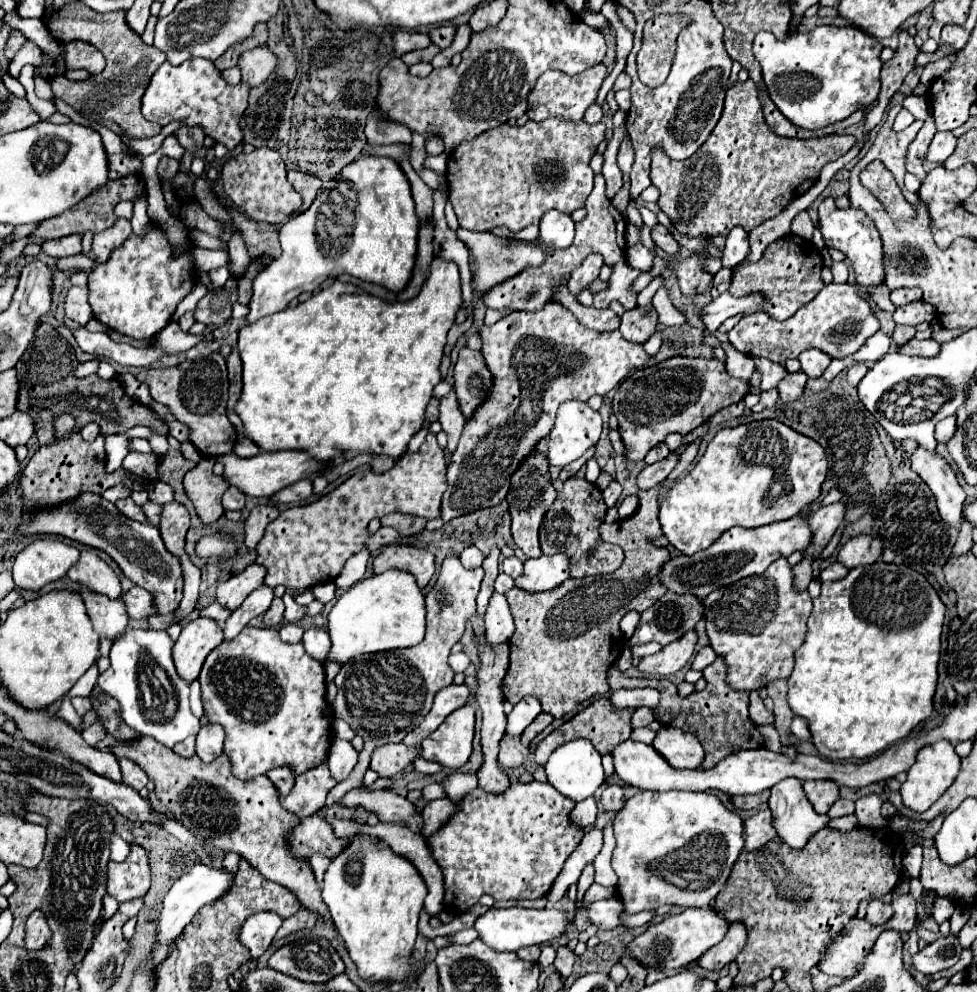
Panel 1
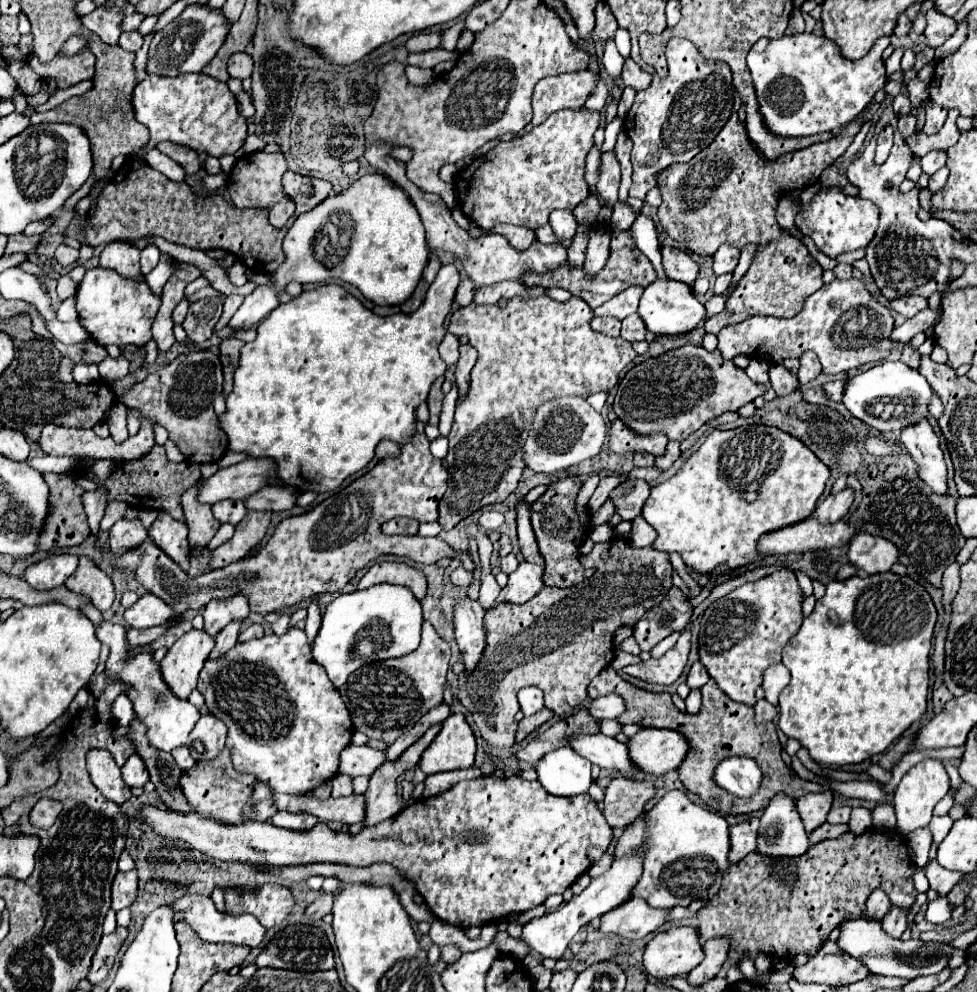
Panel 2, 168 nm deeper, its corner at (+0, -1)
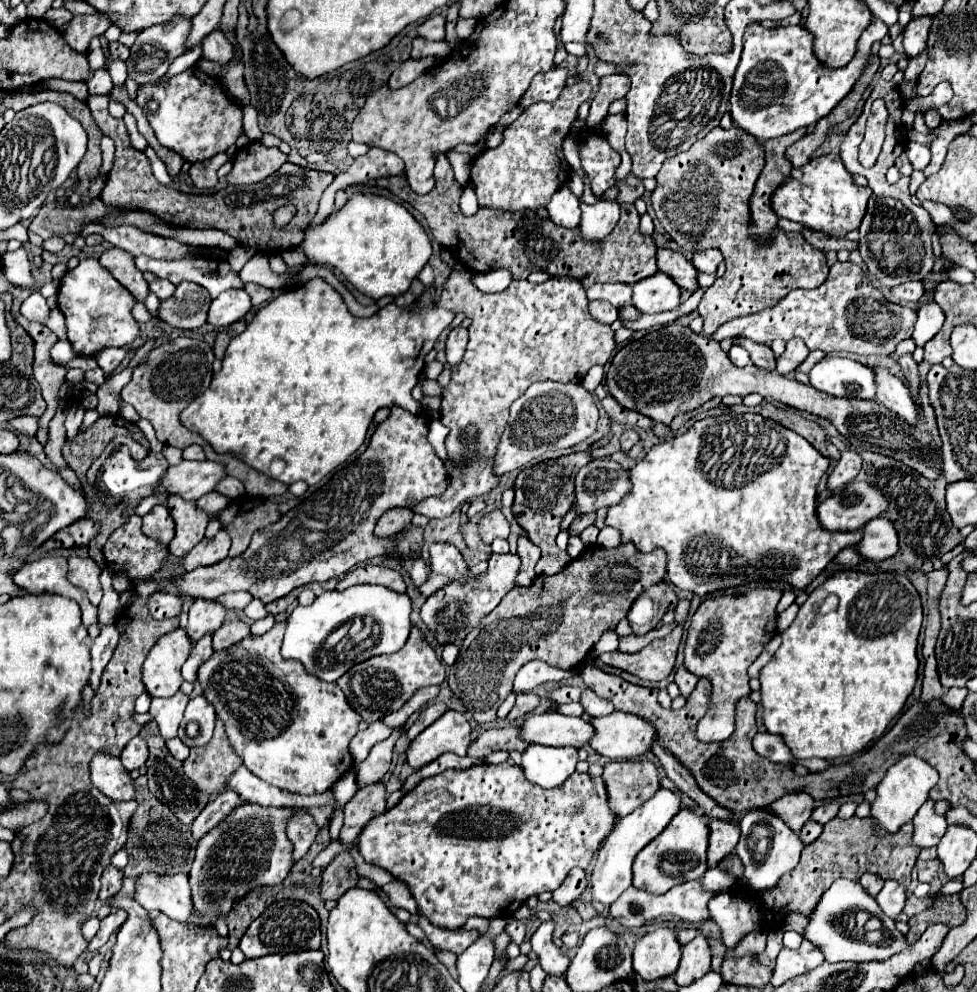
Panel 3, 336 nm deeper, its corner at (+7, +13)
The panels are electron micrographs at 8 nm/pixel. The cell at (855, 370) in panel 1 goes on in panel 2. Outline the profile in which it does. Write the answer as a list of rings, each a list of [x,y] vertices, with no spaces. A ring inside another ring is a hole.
[[[838,378],[838,380],[832,380],[832,382],[826,382],[826,384],[824,384],[824,390],[826,390],[826,396],[828,396],[830,400],[834,400],[834,402],[836,402],[836,400],[842,400],[846,384],[848,384],[848,378]]]

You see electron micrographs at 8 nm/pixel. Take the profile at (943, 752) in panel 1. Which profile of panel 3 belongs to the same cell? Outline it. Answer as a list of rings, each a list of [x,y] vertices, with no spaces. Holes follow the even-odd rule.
[[[905,756],[897,764],[893,764],[885,778],[877,786],[877,798],[871,804],[871,818],[875,820],[875,834],[895,834],[899,828],[913,820],[917,810],[925,804],[929,798],[929,790],[939,782],[939,774],[933,766],[929,766],[925,760],[917,756]]]

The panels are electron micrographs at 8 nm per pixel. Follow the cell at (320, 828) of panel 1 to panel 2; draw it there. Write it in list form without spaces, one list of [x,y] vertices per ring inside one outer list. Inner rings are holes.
[[[484,776],[470,782],[460,782],[436,798],[422,798],[416,804],[404,808],[394,818],[364,828],[356,836],[348,832],[334,832],[326,822],[318,822],[310,830],[302,832],[278,828],[270,822],[244,822],[238,826],[226,826],[218,820],[162,810],[158,806],[142,806],[140,816],[142,824],[150,826],[156,834],[170,840],[182,840],[190,848],[214,860],[234,860],[274,868],[316,862],[350,866],[388,862],[396,866],[404,876],[414,880],[418,892],[436,918],[458,928],[480,926],[484,922],[498,920],[500,916],[508,916],[510,912],[522,912],[544,904],[550,894],[562,894],[606,852],[612,840],[612,828],[588,794],[576,798],[558,798],[548,794],[540,782],[528,782],[520,776],[504,780],[492,780],[490,776]]]

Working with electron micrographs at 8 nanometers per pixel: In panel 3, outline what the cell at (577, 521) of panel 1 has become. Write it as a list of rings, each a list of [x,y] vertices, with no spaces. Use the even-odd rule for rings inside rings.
[[[575,452],[567,454],[555,460],[547,460],[541,464],[533,464],[529,468],[523,468],[519,476],[515,478],[515,500],[513,500],[513,516],[517,524],[523,528],[527,538],[541,548],[541,558],[535,566],[537,576],[541,574],[557,574],[569,564],[567,552],[559,550],[555,544],[555,538],[559,534],[559,524],[563,516],[569,512],[573,502],[573,478],[581,466],[585,466],[591,460],[589,452]]]

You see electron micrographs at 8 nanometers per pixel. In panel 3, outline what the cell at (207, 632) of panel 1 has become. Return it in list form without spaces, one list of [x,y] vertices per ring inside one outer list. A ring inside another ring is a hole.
[[[181,628],[157,640],[141,668],[143,686],[151,698],[169,698],[179,690],[183,682],[181,666],[187,660],[191,648],[193,644],[185,638]]]

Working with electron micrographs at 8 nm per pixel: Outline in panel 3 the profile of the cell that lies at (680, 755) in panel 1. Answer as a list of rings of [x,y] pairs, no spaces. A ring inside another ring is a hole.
[[[611,712],[601,718],[591,718],[595,728],[589,746],[611,760],[635,760],[651,750],[655,730],[651,722],[627,712]]]

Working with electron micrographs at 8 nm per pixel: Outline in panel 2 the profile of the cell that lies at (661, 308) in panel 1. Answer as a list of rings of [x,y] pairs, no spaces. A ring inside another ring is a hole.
[[[640,214],[636,218],[636,222],[632,224],[630,232],[632,232],[634,246],[638,250],[642,250],[650,258],[650,262],[652,262],[652,266],[656,270],[656,276],[658,278],[666,278],[664,268],[662,268],[661,244],[658,244],[658,236],[656,236],[654,222],[648,216]]]

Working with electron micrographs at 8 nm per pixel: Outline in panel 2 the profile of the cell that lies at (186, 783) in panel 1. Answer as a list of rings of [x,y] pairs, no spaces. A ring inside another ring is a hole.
[[[228,748],[220,752],[214,760],[196,762],[190,770],[184,770],[180,776],[180,788],[188,800],[188,804],[194,808],[194,812],[202,814],[204,818],[212,818],[224,824],[242,824],[242,810],[248,804],[252,790],[254,790],[256,778],[252,774],[240,774],[232,768],[230,752]]]

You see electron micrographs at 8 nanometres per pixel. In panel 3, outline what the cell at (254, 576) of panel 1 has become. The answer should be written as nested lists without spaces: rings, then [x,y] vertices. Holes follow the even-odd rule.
[[[197,598],[189,610],[189,624],[185,628],[187,638],[191,642],[197,642],[205,634],[213,634],[215,630],[221,628],[225,614],[227,610],[221,604],[217,604],[215,600]]]

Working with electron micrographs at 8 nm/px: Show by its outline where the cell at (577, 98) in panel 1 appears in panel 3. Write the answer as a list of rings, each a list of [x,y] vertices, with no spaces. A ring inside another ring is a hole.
[[[553,68],[549,72],[537,74],[529,86],[529,90],[521,96],[519,106],[527,108],[535,102],[553,102],[561,90],[565,88],[565,80],[567,80],[567,70],[563,68]]]

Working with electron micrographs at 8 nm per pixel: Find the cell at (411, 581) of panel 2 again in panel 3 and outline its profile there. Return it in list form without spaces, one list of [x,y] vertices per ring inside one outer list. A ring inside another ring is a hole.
[[[359,566],[359,568],[353,568],[339,584],[337,584],[337,590],[347,590],[351,586],[357,586],[357,584],[381,584],[393,592],[405,592],[405,582],[401,578],[399,572],[391,570],[391,568],[385,568],[385,566]]]

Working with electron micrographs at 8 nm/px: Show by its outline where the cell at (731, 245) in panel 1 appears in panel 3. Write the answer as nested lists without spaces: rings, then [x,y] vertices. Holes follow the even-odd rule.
[[[701,250],[701,252],[695,252],[693,258],[691,258],[691,264],[699,270],[699,272],[705,272],[705,274],[715,274],[717,272],[717,266],[721,262],[721,252],[719,250]]]

